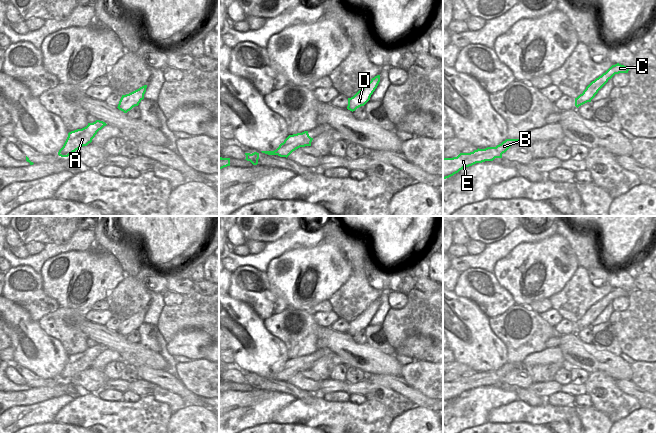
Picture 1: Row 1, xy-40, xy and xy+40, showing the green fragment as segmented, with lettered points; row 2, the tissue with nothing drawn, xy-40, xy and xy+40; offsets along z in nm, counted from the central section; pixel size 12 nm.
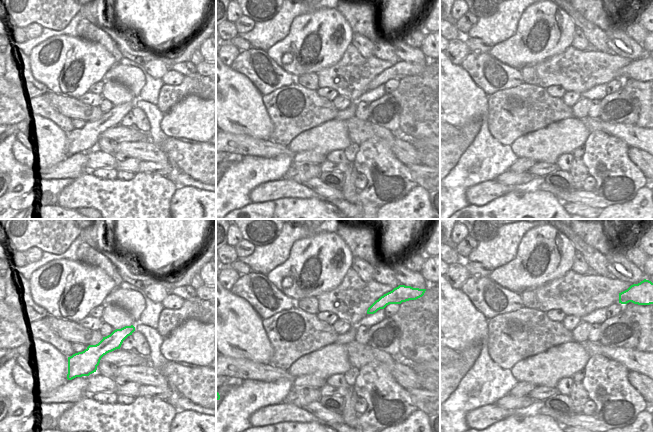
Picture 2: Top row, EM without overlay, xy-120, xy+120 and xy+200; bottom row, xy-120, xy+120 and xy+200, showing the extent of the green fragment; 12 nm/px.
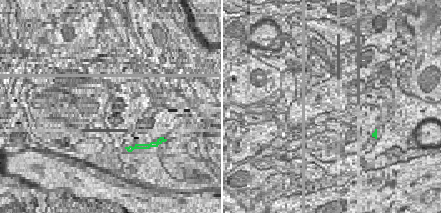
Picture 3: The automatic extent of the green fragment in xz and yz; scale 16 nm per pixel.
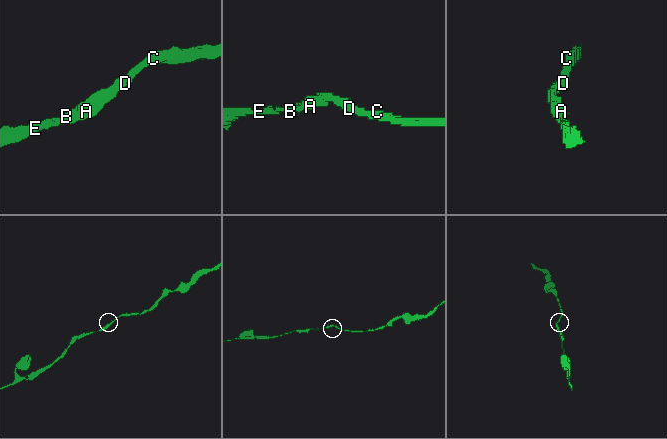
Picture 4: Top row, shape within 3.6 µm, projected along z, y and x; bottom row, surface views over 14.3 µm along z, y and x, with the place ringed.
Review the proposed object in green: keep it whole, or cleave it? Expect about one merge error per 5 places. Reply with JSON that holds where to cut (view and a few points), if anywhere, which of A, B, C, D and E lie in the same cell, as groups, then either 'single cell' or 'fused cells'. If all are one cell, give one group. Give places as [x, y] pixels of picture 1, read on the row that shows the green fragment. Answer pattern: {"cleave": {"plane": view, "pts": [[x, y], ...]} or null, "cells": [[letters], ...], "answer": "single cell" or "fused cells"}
{"cleave": null, "cells": [["A", "B", "C", "D", "E"]], "answer": "single cell"}

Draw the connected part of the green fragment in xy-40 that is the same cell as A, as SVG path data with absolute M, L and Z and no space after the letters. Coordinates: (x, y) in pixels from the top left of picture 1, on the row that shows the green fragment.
M96 120L93 123L88 123L88 125L82 129L69 132L63 147L58 152L58 155L61 157L68 157L79 148L87 146L92 142L92 139L97 132L106 125L105 122Z

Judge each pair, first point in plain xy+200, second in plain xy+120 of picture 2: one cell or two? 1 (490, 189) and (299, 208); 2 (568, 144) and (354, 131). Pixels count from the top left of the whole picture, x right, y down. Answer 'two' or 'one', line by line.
1: two
2: two

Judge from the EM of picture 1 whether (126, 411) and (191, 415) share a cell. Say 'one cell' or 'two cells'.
two cells

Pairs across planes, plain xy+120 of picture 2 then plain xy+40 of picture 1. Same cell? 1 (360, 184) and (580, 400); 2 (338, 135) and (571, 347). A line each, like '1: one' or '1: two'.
1: one
2: two

